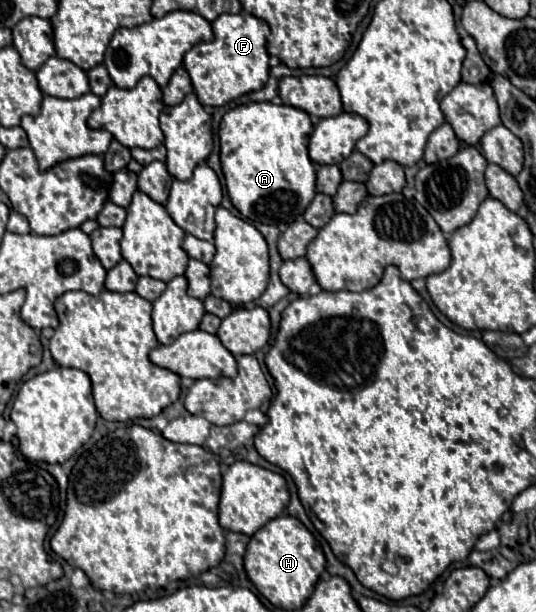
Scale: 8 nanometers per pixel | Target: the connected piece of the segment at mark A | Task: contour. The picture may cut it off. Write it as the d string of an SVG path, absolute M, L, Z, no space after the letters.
M247 103L227 111L219 125L219 159L225 175L225 187L233 207L253 223L293 223L303 219L303 211L315 197L315 165L309 159L307 143L313 123L301 109L273 103Z

